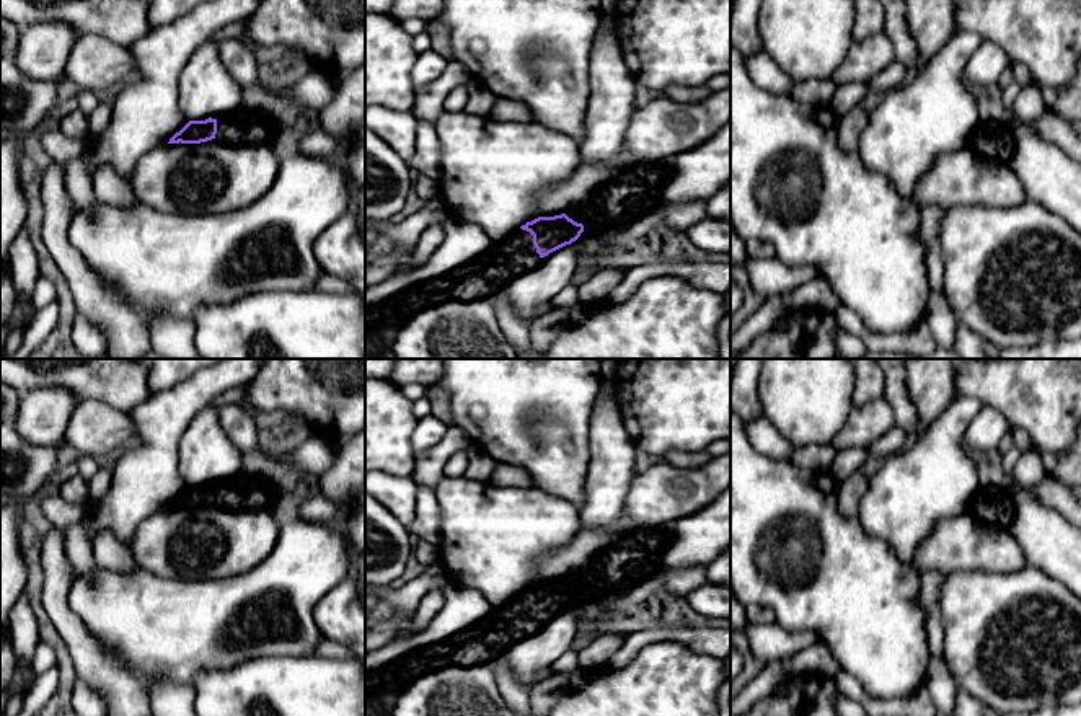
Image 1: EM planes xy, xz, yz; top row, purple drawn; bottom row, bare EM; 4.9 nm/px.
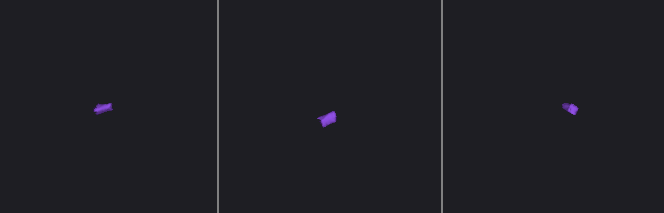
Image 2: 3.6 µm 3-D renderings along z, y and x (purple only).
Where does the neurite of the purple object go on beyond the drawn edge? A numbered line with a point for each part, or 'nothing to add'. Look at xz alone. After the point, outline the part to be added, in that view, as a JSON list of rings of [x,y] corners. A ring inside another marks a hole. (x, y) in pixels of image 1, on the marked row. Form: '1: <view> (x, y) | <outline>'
1: xz (485, 274) | [[[518,228],[501,241],[458,266],[427,281],[404,285],[396,295],[365,308],[365,328],[401,321],[414,313],[450,300],[491,298],[518,274],[541,261],[533,235]]]

